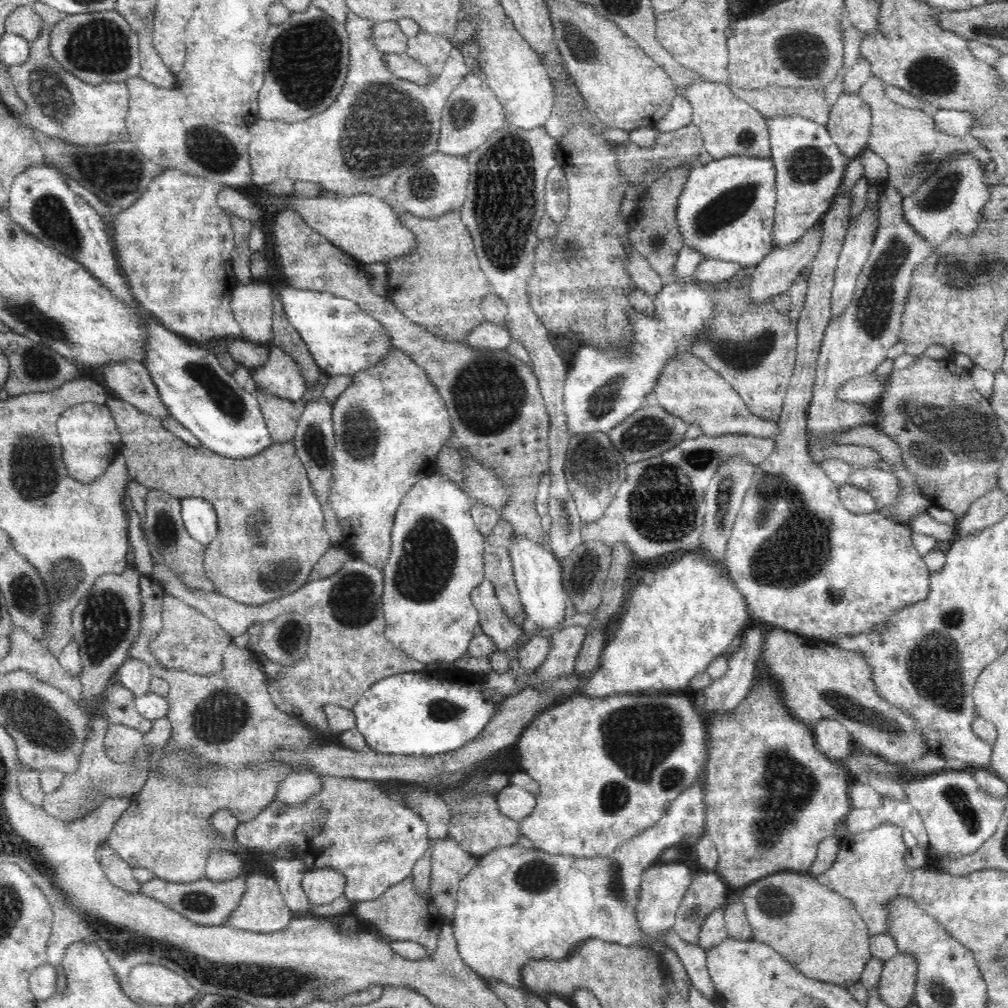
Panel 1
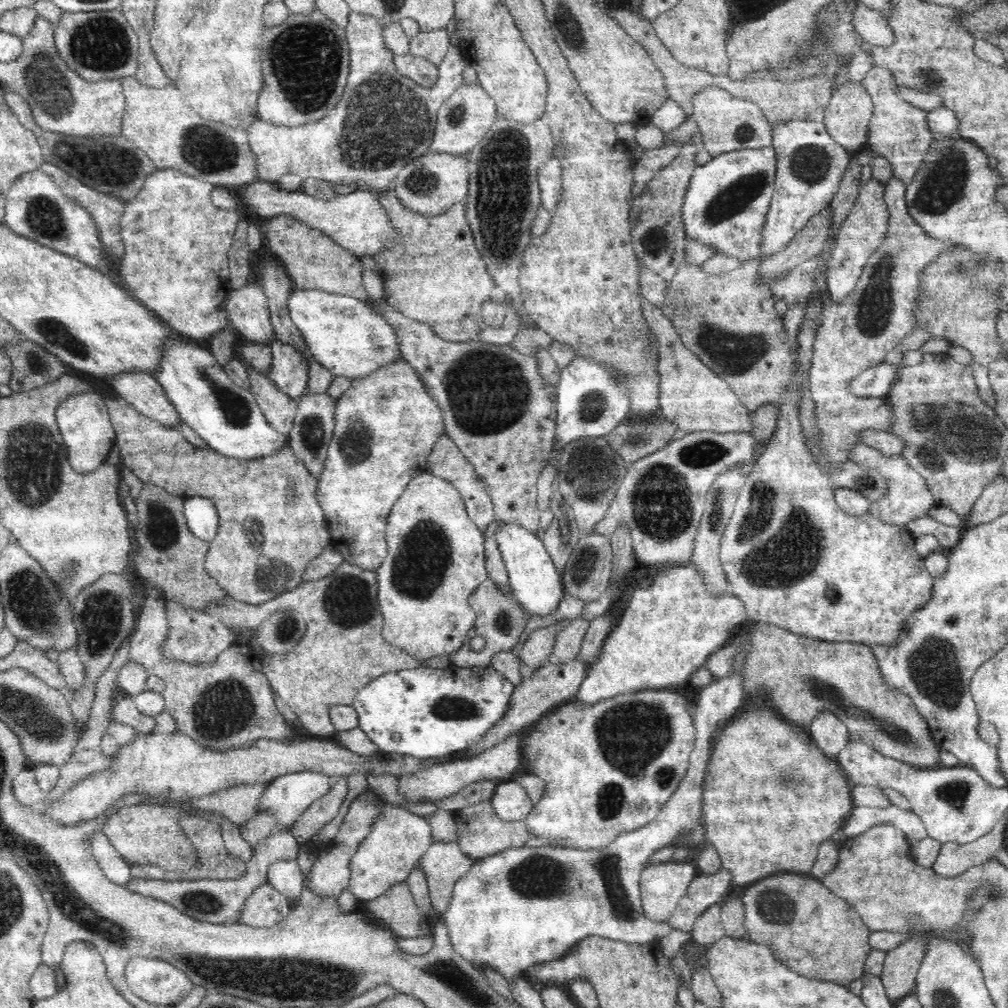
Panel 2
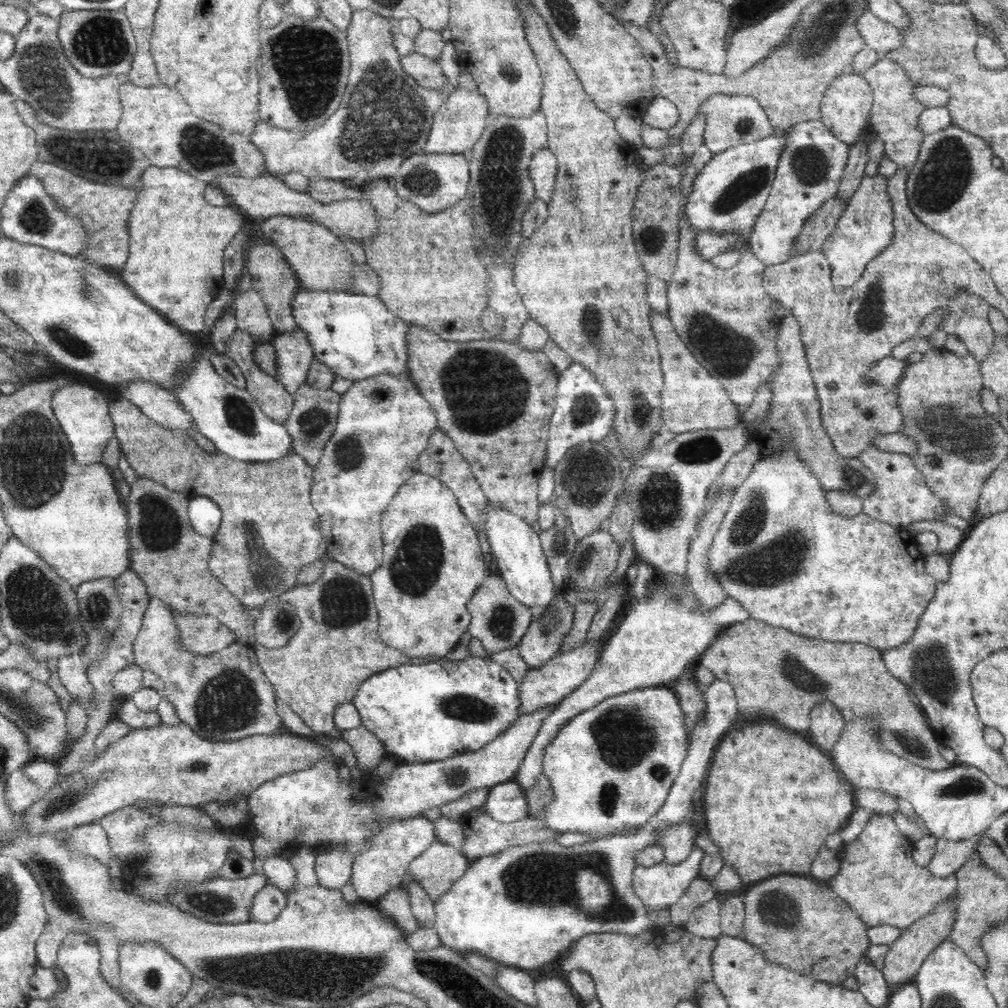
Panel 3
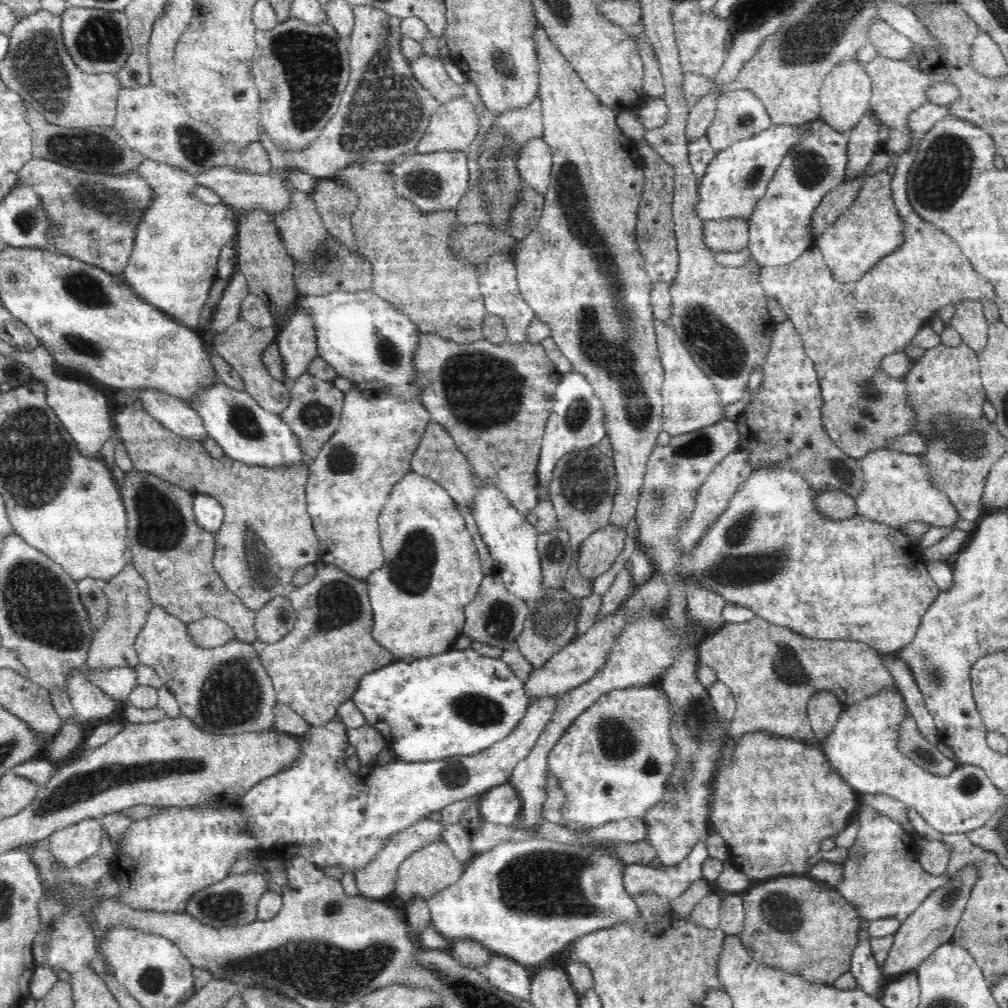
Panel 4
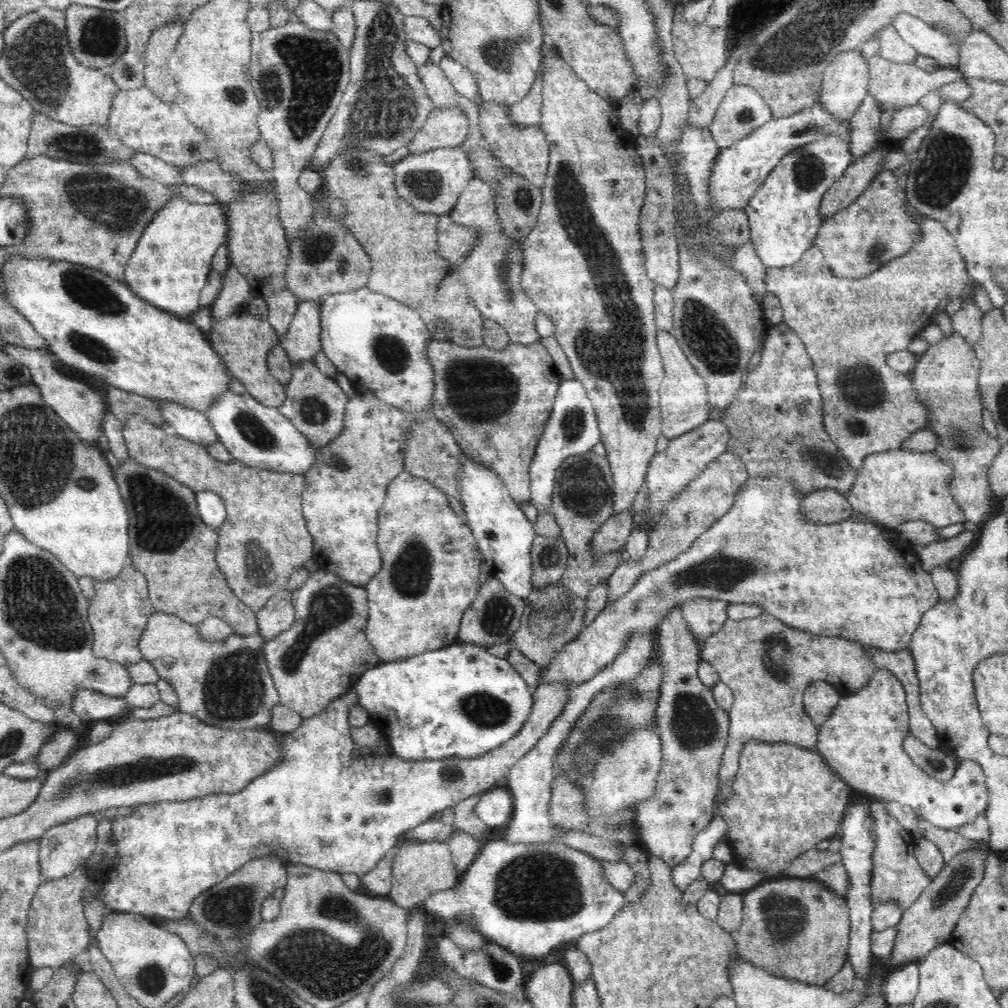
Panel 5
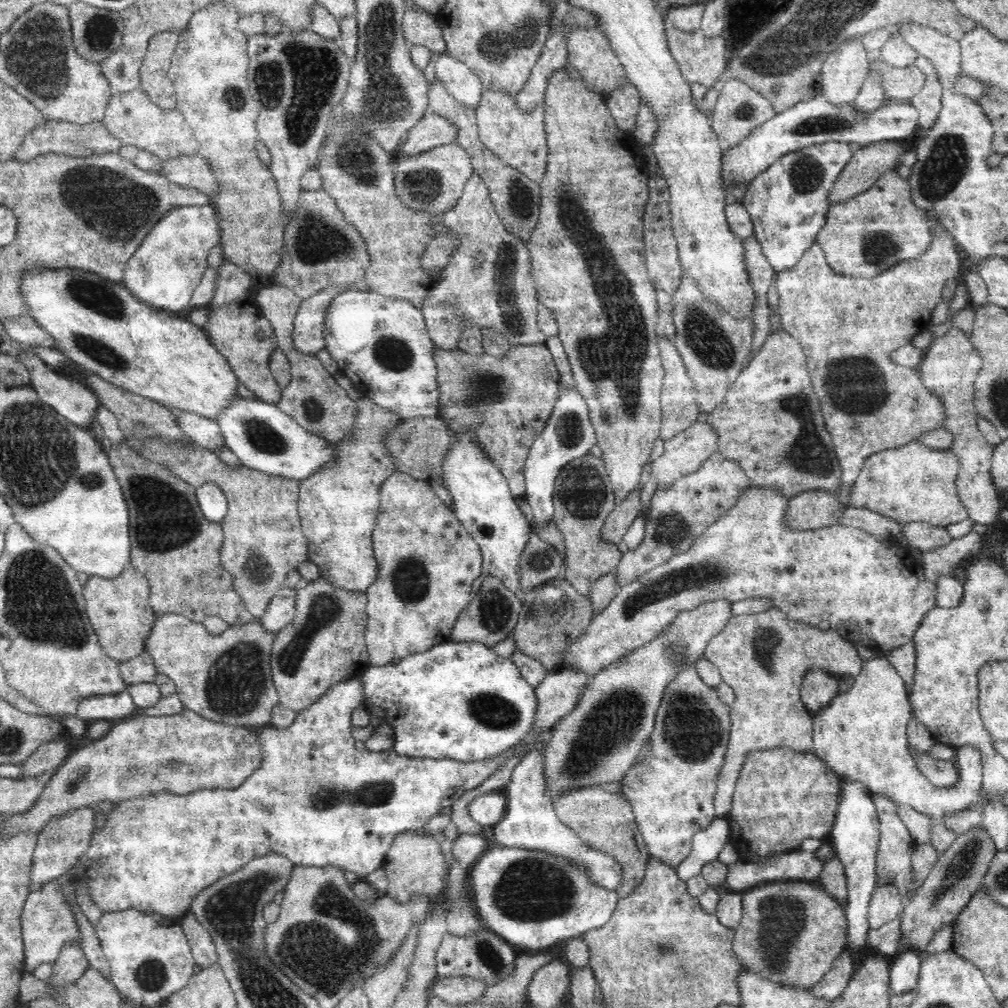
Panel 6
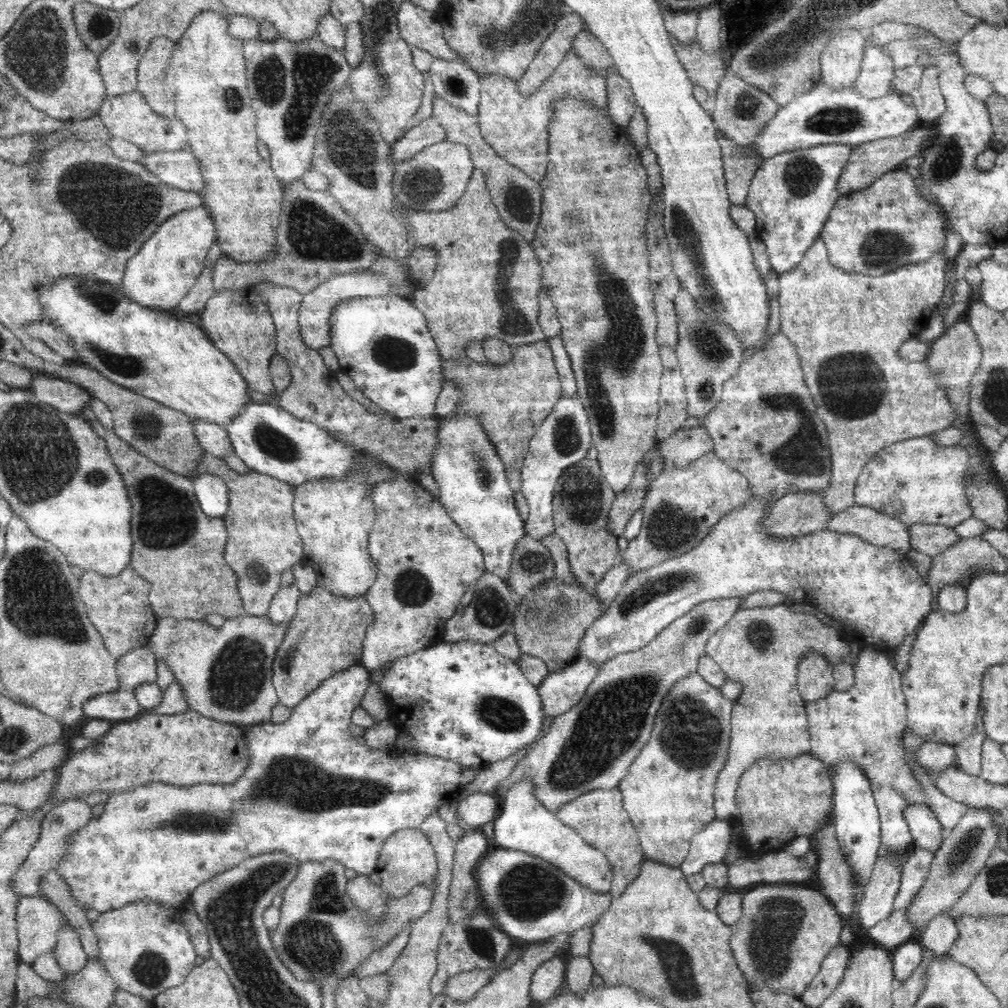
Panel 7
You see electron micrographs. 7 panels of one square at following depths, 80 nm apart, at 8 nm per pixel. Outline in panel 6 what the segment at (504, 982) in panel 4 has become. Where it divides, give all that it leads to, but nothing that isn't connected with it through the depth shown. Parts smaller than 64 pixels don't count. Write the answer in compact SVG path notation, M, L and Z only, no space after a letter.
M483 926L474 932L474 936L454 936L447 932L443 936L435 958L437 978L471 976L489 987L494 986L514 974L516 958L513 946Z

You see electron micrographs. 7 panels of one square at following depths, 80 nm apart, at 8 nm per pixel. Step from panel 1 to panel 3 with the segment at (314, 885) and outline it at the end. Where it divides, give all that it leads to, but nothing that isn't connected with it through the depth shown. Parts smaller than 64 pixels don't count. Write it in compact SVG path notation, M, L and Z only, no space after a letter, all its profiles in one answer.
M334 845L330 852L320 854L315 861L315 871L320 886L341 890L351 880L354 858Z

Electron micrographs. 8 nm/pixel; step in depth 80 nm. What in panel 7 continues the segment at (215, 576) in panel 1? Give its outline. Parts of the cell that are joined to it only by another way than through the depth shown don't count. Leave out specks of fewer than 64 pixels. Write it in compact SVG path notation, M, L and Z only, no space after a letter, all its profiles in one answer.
M208 452L199 458L195 473L189 478L194 481L202 474L219 476L228 487L231 504L227 515L223 518L227 530L225 561L238 577L237 587L243 600L245 614L266 617L274 595L281 588L280 578L282 578L284 571L291 569L294 564L303 563L304 543L302 543L302 537L296 528L293 507L296 486L260 474L258 471L250 470L245 473L236 473L227 465L225 459L218 458Z

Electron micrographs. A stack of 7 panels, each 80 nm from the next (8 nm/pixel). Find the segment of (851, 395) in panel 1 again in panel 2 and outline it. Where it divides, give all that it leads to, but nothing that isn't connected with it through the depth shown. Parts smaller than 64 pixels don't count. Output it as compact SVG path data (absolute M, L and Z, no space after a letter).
M880 363L869 370L864 370L854 381L850 382L849 391L854 396L886 396L896 380L898 366Z

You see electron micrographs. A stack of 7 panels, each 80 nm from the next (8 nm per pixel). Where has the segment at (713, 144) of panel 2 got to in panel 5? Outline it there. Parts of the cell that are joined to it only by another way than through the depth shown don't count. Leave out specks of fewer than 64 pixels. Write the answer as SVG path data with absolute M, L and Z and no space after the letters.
M733 84L723 96L709 129L715 143L723 149L772 119L771 108L755 90Z

